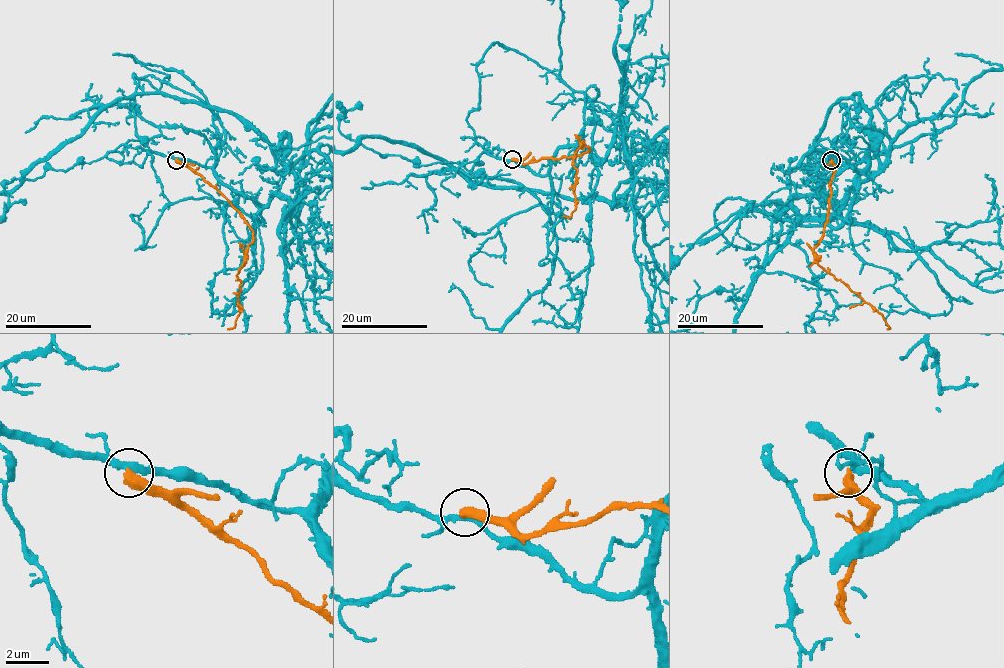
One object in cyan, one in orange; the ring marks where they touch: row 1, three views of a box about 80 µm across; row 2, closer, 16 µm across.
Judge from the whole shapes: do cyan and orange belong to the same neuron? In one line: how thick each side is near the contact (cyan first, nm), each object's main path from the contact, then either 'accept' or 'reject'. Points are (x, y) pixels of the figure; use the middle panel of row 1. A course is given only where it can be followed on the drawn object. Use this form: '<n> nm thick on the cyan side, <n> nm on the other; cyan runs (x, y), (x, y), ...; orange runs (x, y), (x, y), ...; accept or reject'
280 nm thick on the cyan side, 480 nm on the other; cyan runs (512, 159), (545, 175), (560, 147), (584, 147), (599, 160), (611, 149), (627, 86), (615, 49); orange runs (512, 159), (524, 164), (580, 155), (589, 150), (583, 141), (574, 154), (575, 209), (569, 217), (563, 215); reject

